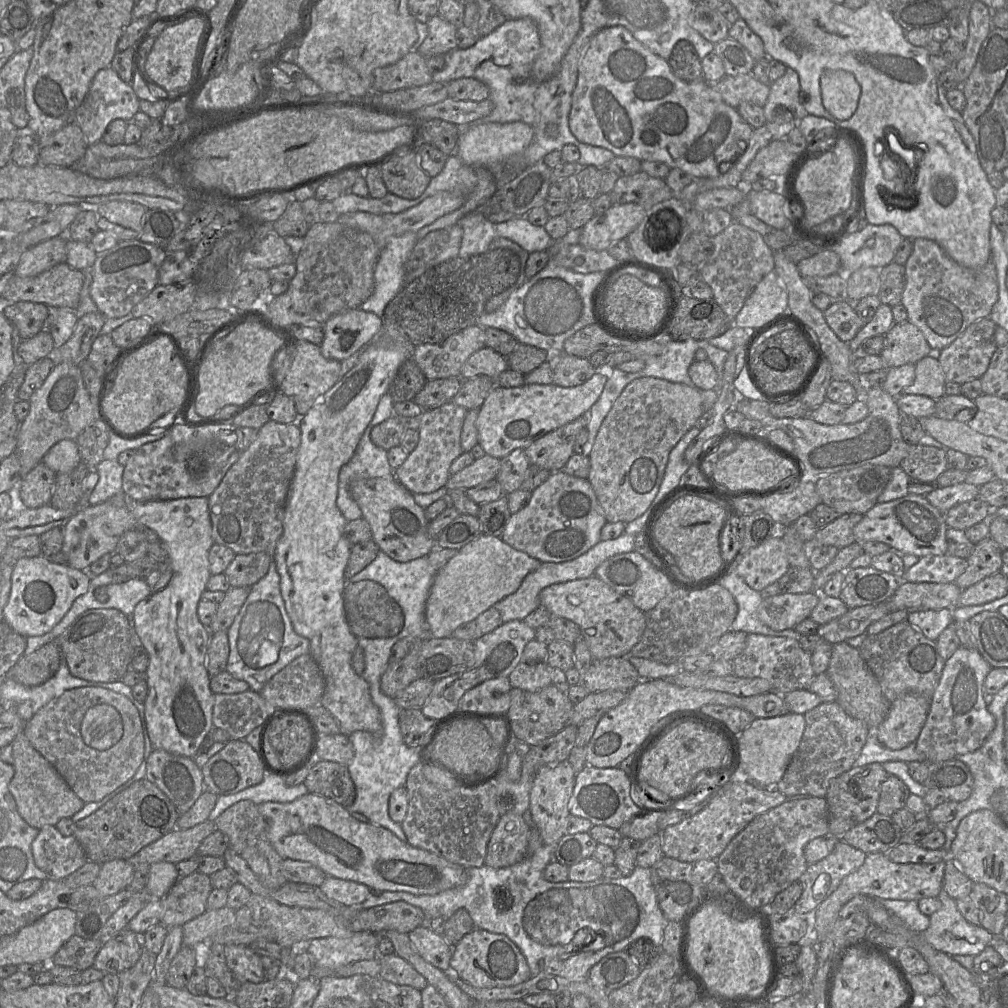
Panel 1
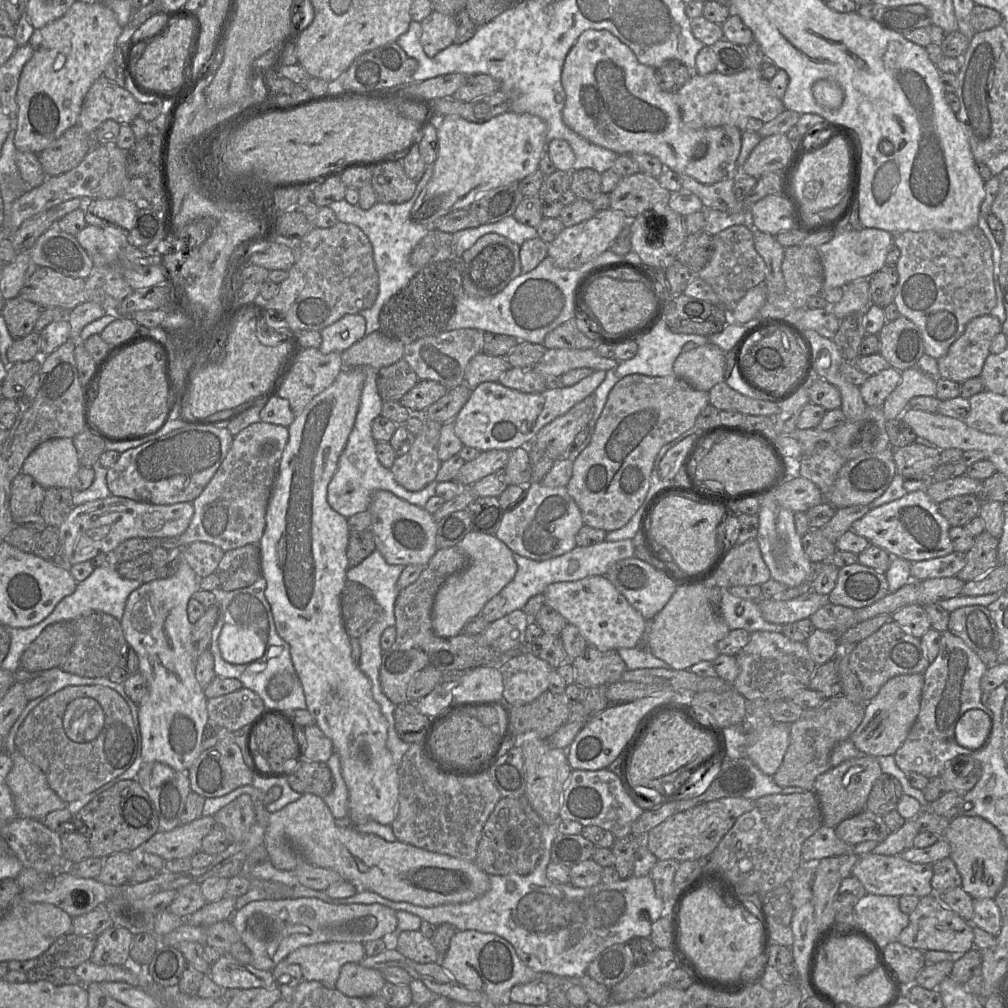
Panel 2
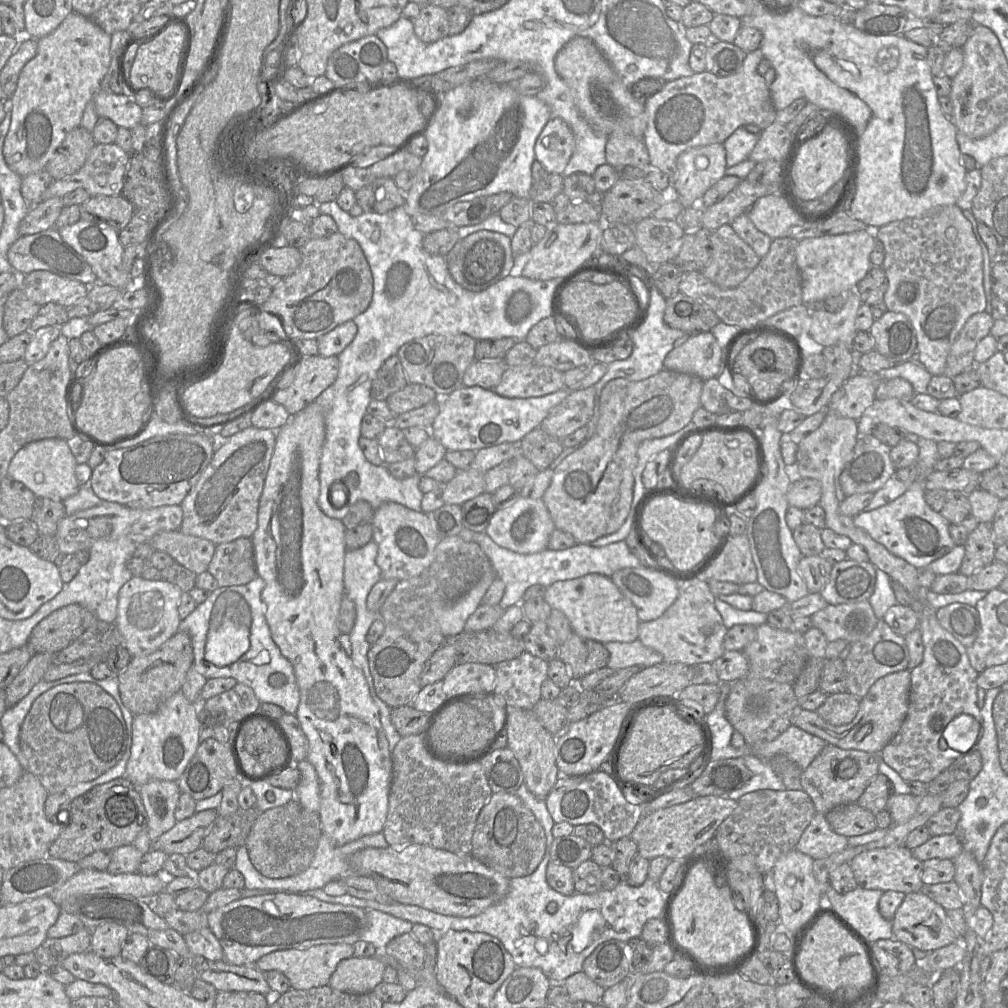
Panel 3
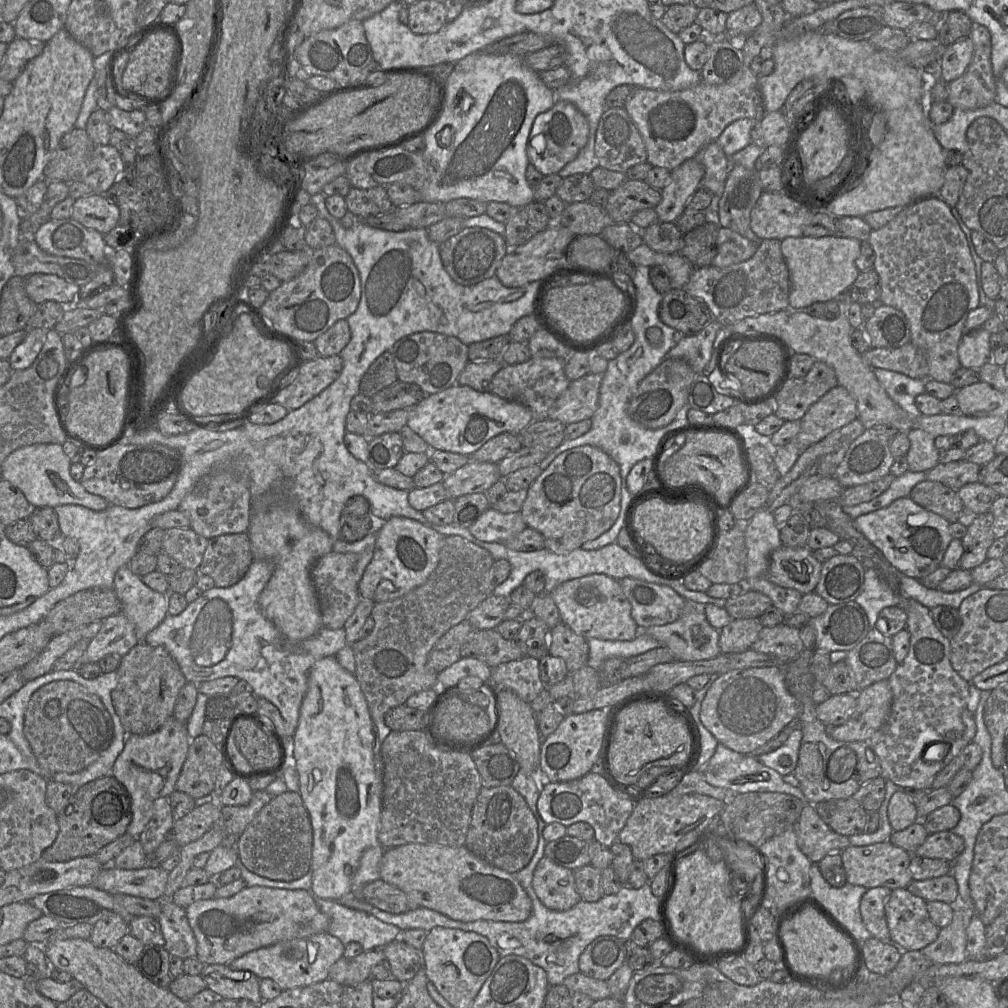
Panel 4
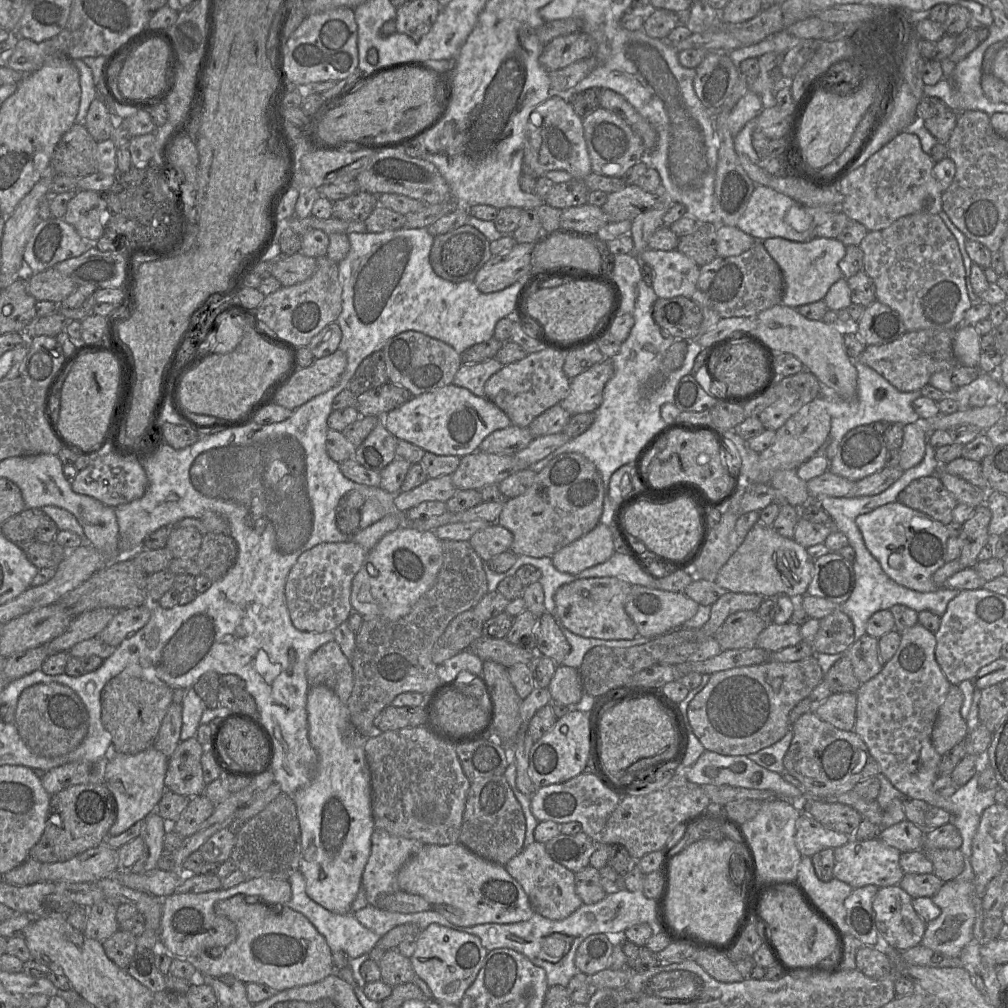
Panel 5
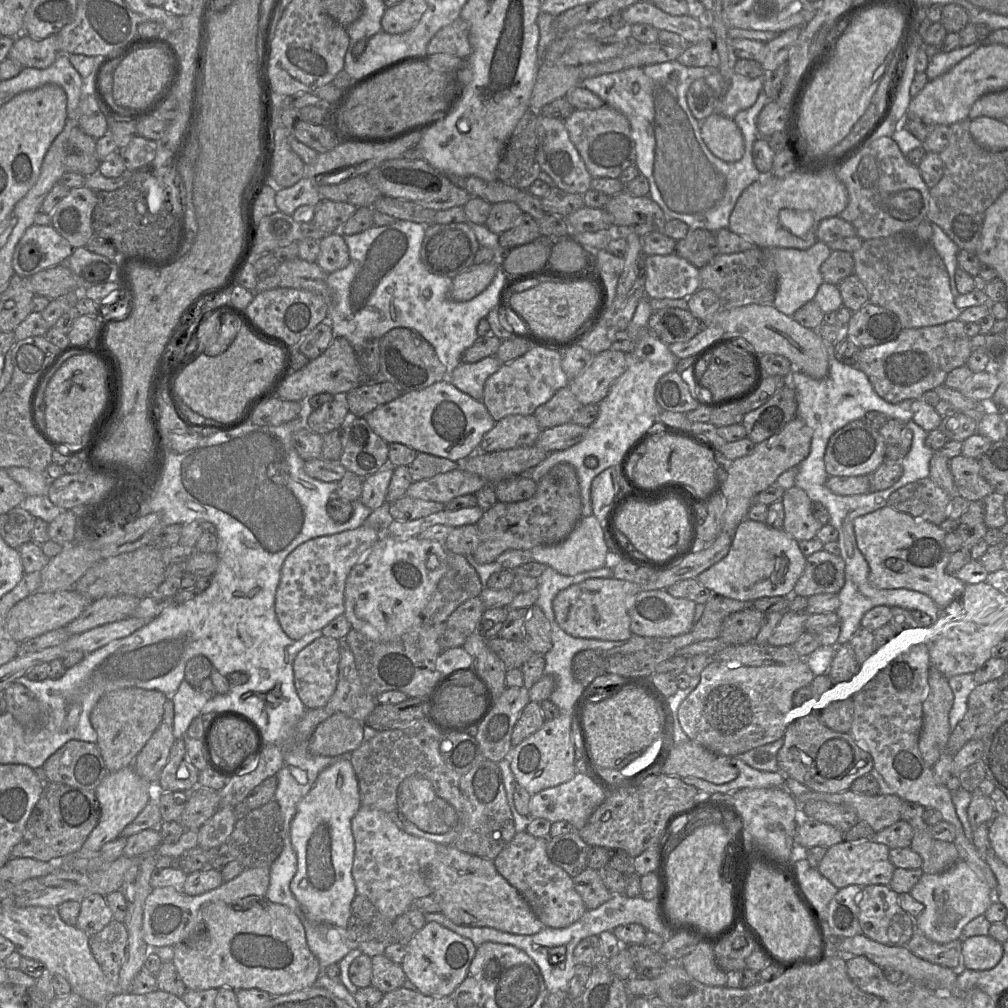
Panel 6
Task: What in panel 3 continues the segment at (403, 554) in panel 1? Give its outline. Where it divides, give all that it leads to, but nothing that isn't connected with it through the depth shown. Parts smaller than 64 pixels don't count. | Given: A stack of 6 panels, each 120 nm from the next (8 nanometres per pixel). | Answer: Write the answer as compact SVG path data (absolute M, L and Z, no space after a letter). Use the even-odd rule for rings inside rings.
M388 501L374 510L371 524L372 540L378 546L376 564L381 570L381 580L407 580L419 575L430 566L434 559L435 548L440 541L431 515Z

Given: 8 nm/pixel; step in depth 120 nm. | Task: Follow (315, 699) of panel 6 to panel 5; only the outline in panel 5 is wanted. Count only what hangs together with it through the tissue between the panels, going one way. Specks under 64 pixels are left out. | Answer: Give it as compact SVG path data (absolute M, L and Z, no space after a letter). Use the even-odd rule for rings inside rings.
M333 640L320 646L309 658L306 667L309 686L324 685L347 704L353 688L351 661Z

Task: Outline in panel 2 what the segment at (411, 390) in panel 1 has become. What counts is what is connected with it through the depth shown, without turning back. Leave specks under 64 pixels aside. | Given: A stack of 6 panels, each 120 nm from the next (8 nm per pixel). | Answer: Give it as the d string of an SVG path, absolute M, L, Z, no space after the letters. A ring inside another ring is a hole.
M403 359L376 373L376 387L383 402L398 402L418 381L416 373Z

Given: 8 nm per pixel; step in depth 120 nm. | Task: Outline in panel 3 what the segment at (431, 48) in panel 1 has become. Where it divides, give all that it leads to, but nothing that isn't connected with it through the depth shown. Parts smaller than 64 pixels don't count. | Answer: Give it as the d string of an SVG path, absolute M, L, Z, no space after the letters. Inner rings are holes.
M432 4L421 5L419 16L414 21L414 33L424 43L433 43L449 36L447 10Z

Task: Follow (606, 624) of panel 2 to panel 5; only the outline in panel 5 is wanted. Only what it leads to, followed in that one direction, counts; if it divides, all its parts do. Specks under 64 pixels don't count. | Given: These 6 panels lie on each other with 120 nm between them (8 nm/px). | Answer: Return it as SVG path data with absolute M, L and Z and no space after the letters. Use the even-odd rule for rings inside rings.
M612 577L583 578L558 588L554 595L556 613L563 626L585 638L631 640L638 630L626 612L626 601L632 585Z

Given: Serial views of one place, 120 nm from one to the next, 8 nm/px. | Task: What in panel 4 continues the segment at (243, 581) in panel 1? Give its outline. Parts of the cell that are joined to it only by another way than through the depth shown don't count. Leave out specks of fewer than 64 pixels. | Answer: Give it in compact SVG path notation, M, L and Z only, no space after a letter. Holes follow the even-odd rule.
M247 532L224 534L209 539L197 571L210 576L217 587L229 587L244 577L253 560Z

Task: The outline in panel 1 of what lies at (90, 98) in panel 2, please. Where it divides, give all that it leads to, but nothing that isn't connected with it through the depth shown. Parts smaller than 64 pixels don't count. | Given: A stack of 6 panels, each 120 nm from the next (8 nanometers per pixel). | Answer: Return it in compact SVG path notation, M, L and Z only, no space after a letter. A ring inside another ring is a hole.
M111 67L99 70L94 76L89 91L74 113L74 123L82 130L88 145L102 139L107 126L115 119L130 121L140 111L140 99L131 84L124 82Z

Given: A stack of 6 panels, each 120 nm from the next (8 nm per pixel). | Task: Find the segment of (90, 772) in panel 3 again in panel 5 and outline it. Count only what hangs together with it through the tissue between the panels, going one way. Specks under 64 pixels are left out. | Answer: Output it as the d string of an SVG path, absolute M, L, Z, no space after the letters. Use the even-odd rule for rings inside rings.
M59 683L36 684L24 689L15 710L18 733L28 748L46 758L62 756L76 749L89 728L87 709L79 696Z

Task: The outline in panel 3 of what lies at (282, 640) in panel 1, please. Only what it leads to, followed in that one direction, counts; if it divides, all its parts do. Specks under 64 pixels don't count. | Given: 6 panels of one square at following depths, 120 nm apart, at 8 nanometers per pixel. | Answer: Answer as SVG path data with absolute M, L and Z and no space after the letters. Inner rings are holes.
M258 575L245 585L218 587L181 620L179 631L191 637L194 653L192 667L206 679L234 678L249 686L261 703L275 704L285 713L295 715L300 702L299 687L292 664L272 639L265 619L265 604L261 599L264 587L265 582ZM274 673L285 676L283 685L270 685L269 678Z

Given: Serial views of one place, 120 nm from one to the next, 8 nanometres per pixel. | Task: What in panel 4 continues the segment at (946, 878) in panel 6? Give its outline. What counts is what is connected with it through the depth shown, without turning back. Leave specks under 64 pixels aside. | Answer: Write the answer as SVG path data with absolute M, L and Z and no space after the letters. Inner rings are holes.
M955 910L952 922L940 929L937 939L920 951L933 964L957 964L968 959L966 927L961 919L961 911Z

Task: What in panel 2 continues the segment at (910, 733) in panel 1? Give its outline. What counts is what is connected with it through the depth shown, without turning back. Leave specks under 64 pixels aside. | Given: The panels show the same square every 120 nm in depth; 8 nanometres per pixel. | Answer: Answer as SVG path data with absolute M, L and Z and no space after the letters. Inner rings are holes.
M922 674L899 675L888 680L878 694L864 705L864 717L856 731L850 738L857 749L862 753L873 756L893 756L906 740L920 711L920 702L924 679Z

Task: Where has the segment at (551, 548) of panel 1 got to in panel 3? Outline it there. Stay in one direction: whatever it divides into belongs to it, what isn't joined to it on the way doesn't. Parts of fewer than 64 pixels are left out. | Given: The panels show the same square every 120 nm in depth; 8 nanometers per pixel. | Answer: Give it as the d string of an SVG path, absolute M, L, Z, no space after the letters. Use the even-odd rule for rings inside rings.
M519 497L513 504L494 512L485 533L501 547L521 554L534 554L547 549L554 530L555 525L542 499Z

